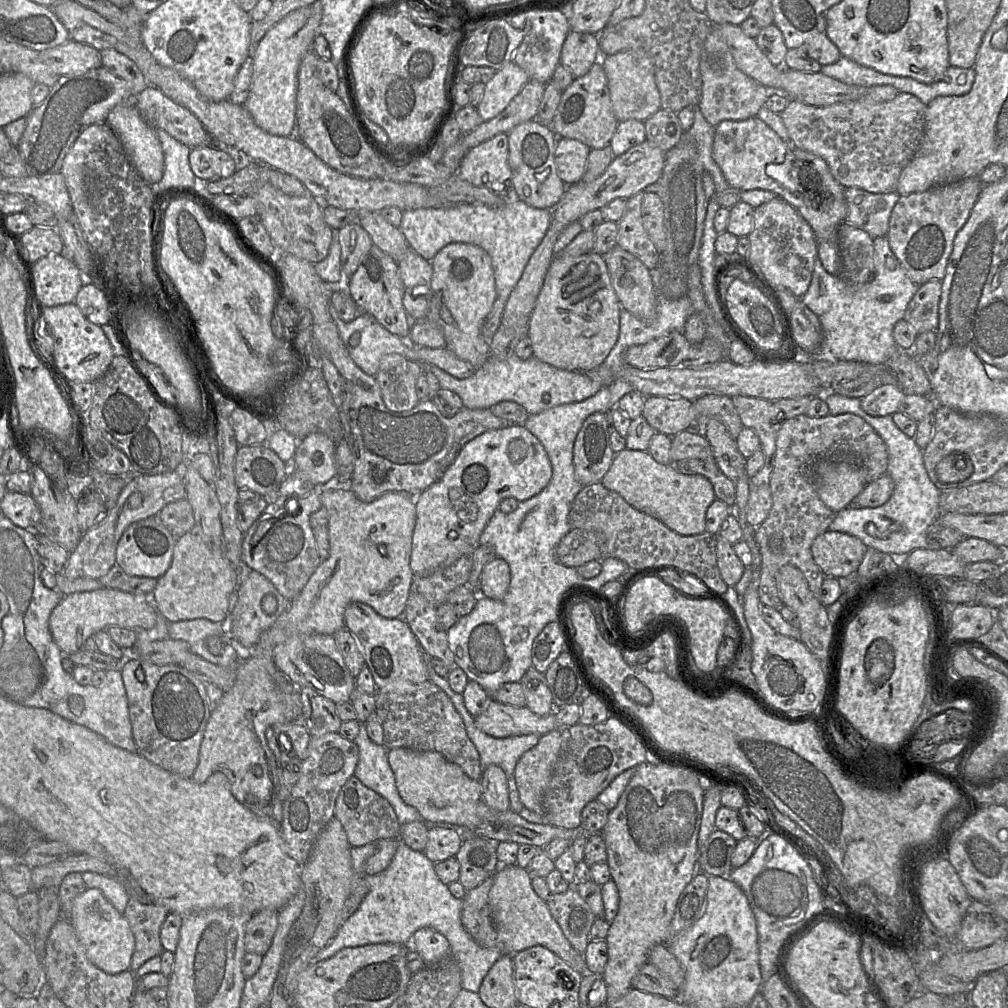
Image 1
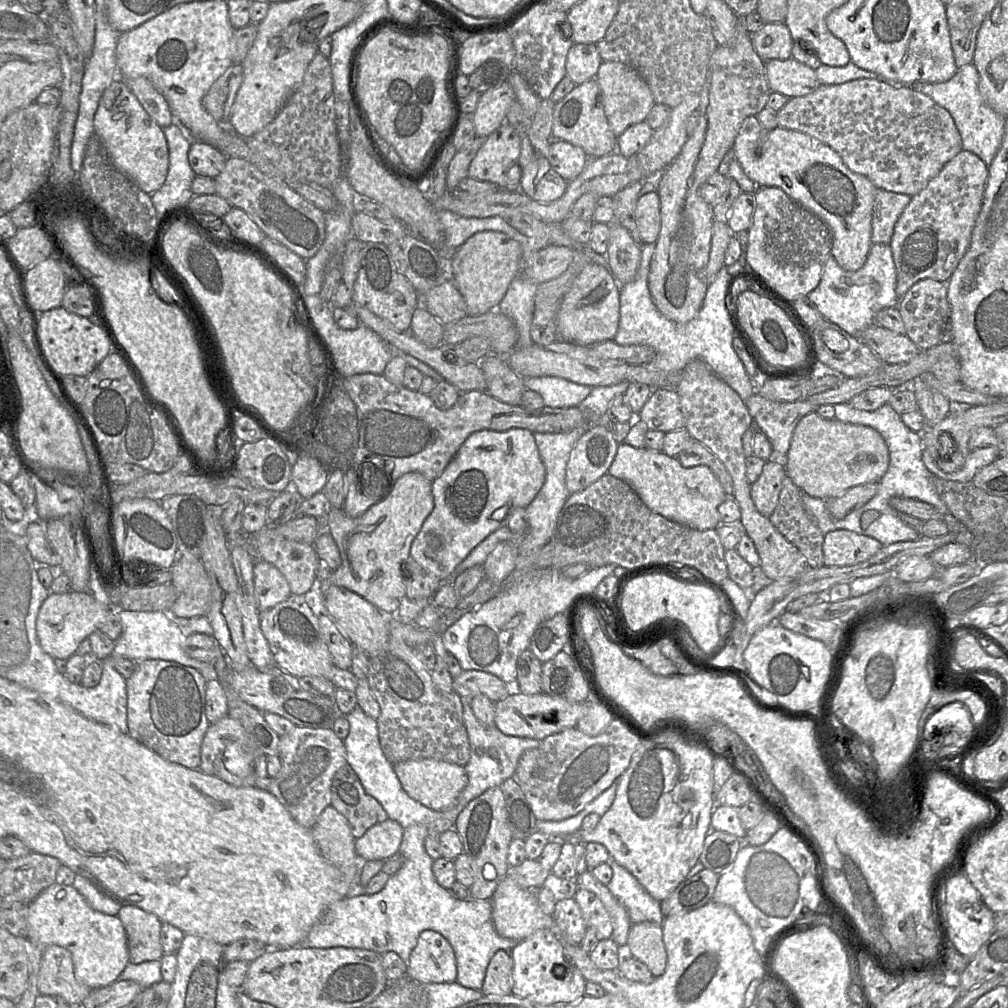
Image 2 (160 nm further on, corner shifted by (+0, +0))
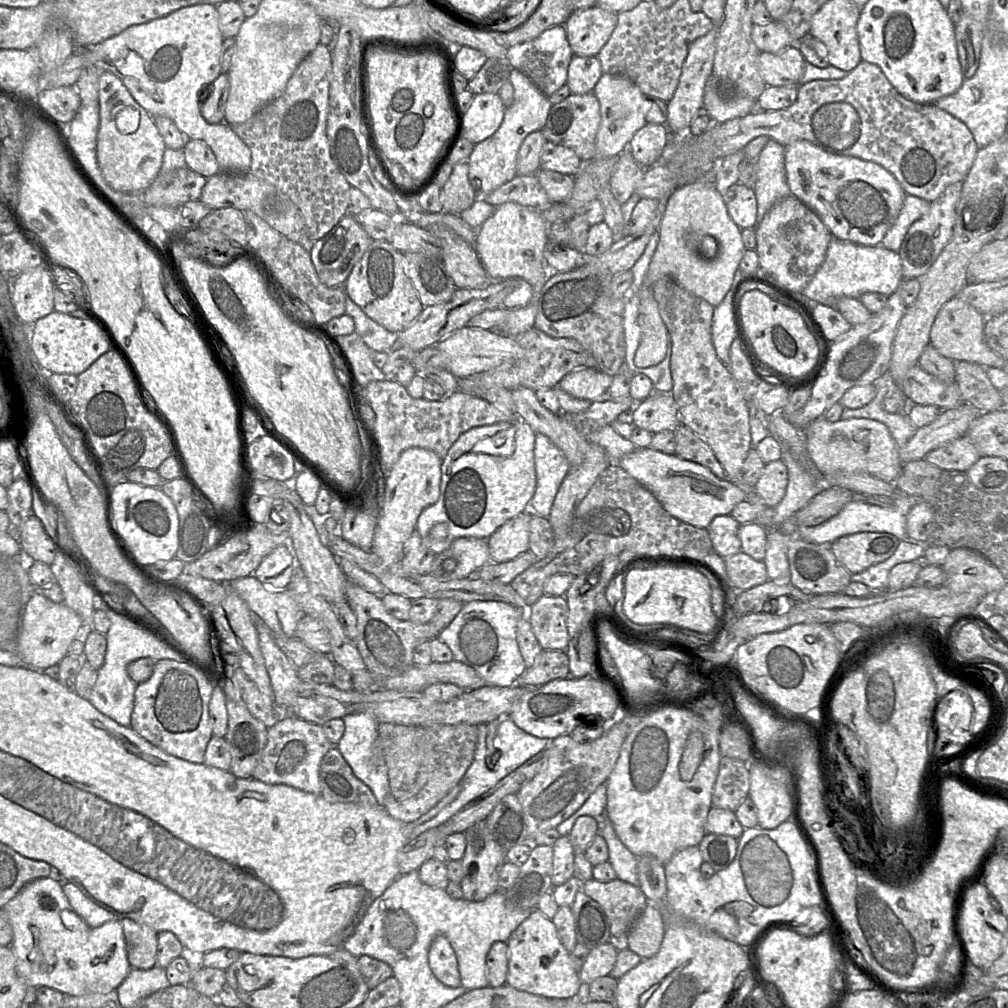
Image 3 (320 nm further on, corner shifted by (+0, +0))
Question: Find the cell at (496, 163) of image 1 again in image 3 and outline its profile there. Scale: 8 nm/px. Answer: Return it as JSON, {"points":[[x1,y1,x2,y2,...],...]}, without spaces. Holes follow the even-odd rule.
{"points":[[512,68,509,81,514,88,514,103,506,108,504,119,498,130,489,138,475,144,468,158,468,180,477,193,477,199,486,196,517,176,517,154,524,139,532,132,545,126,551,102,529,77]]}

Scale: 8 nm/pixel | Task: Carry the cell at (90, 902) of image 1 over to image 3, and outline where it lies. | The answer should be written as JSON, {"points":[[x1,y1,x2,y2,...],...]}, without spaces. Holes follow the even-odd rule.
{"points":[[49,877,27,884,2,909,13,930,10,948,16,959,16,972,28,988,48,987,70,996,107,994,116,991,132,969,127,958,127,946,120,921,113,920,99,927,90,927,73,910,62,885]]}

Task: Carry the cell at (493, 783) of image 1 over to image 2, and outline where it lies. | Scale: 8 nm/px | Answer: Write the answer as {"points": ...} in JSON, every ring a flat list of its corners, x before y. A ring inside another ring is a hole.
{"points":[[499,786,489,788,471,800,458,815,454,828,460,836,463,852,469,857,473,871,470,897,476,900,491,900,499,883,509,870,508,848,512,834,507,824,507,812,502,790]]}

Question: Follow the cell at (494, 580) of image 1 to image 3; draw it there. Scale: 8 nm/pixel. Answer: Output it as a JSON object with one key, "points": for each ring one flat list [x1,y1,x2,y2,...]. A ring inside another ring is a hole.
{"points":[[528,509,508,520,487,539,491,563,504,563,528,551,530,519]]}

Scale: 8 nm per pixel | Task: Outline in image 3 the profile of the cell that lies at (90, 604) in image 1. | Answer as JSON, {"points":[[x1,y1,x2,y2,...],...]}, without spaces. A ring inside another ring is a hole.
{"points":[[34,593,29,599,21,622,18,639,18,654,30,668,44,670,67,655,68,648,75,637,83,634,84,628,80,616,64,602,56,603,40,593]]}

